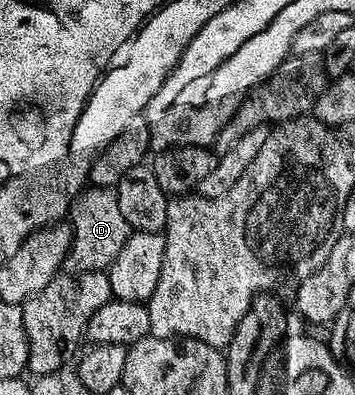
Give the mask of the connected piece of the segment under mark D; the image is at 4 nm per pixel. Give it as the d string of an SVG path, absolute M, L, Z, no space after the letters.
M88 185L80 190L78 196L71 201L69 225L71 247L63 261L63 270L69 274L110 270L113 260L117 260L121 248L125 248L133 233L129 220L125 220L121 212L117 189L113 186Z

